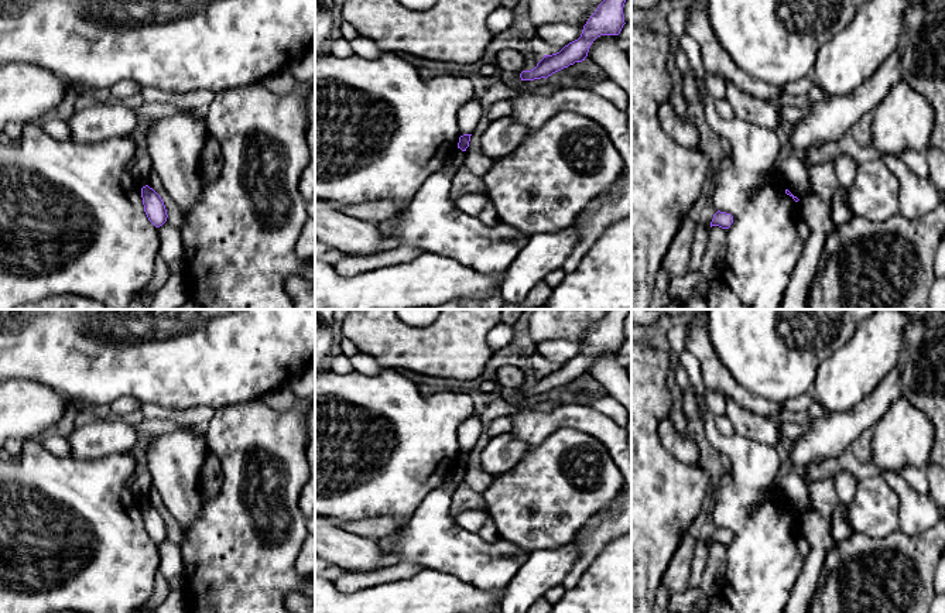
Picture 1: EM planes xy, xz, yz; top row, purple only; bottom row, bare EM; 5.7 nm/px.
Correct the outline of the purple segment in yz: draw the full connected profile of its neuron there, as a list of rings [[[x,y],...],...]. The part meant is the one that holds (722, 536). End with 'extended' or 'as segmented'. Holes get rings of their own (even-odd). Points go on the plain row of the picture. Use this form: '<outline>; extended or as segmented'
[[[718,527],[713,531],[713,535],[711,538],[711,544],[712,542],[719,542],[722,545],[729,545],[732,540],[733,540],[733,532],[730,530]]]; as segmented

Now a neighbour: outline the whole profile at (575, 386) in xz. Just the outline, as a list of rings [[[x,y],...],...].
[[[582,377],[582,379],[575,379],[573,381],[569,381],[568,384],[564,384],[555,390],[552,390],[551,393],[548,393],[547,395],[548,397],[554,397],[554,394],[557,391],[566,391],[566,393],[579,393],[585,384],[586,384],[588,379],[586,377]]]

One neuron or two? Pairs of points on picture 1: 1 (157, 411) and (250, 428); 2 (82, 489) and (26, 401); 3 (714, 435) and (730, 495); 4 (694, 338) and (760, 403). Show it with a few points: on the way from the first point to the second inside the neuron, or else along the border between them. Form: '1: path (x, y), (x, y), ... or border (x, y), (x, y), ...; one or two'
1: border (215, 410), (205, 432); two
2: border (36, 438), (28, 438), (23, 442); two
3: path (728, 449), (738, 459), (738, 480); one
4: path (706, 356), (714, 367), (742, 396); one

